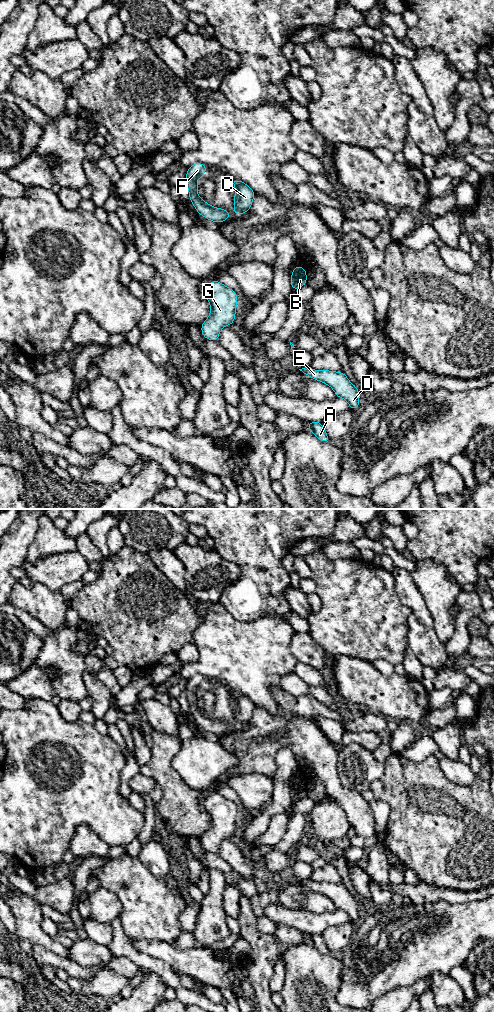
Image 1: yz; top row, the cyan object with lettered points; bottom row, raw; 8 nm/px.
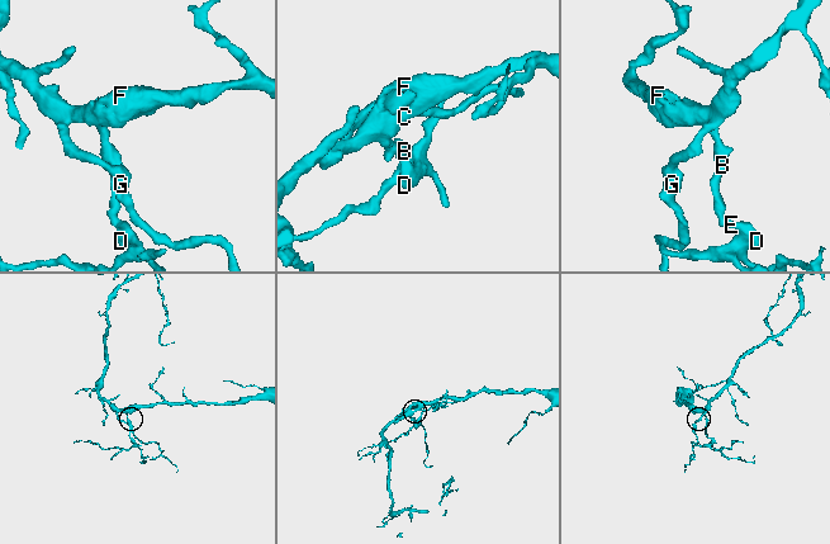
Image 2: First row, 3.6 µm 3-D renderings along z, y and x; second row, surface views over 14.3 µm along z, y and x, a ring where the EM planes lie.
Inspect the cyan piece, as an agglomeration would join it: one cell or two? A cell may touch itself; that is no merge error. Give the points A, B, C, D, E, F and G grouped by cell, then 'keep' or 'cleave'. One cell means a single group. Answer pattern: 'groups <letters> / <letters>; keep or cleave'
groups A B C D E F G; keep

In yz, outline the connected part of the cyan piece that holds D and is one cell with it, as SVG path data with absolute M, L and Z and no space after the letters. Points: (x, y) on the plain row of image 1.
M311 879L299 881L310 890L330 898L337 910L345 911L351 923L360 919L359 901L352 896L343 883L314 882Z

